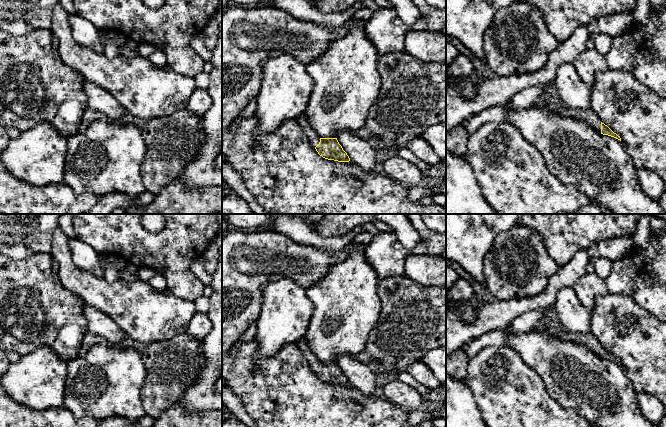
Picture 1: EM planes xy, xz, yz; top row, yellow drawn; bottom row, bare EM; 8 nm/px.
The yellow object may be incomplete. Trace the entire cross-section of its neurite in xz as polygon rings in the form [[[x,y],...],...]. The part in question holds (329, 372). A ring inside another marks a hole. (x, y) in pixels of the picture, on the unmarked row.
[[[305,337],[297,342],[297,346],[303,352],[310,368],[318,378],[325,383],[338,386],[349,386],[350,382],[339,368],[337,362],[320,362],[310,350]]]

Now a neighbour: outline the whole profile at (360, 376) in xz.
[[[346,355],[341,356],[337,364],[352,387],[367,396],[376,395],[376,377],[370,367]]]

